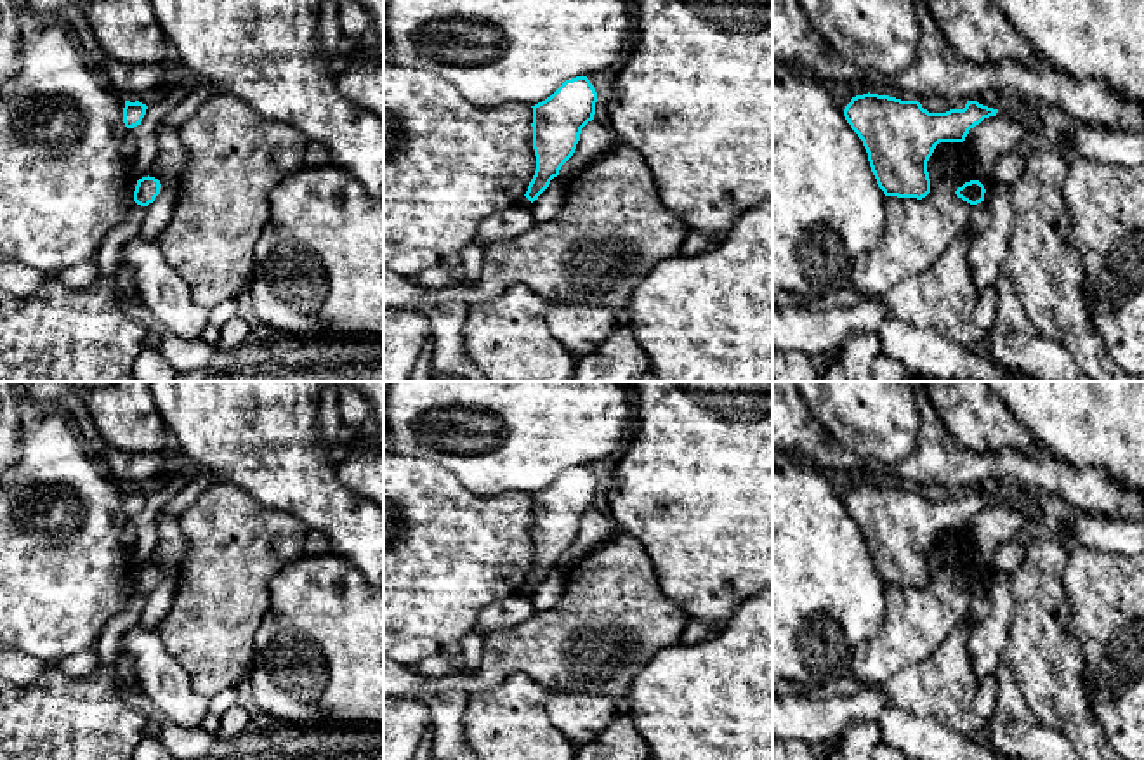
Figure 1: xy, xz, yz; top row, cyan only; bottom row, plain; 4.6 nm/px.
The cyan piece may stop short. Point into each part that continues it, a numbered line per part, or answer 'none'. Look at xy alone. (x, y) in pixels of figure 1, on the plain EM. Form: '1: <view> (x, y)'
none

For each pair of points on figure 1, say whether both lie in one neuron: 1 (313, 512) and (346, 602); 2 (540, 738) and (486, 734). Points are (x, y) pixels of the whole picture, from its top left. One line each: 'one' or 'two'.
1: two
2: one

